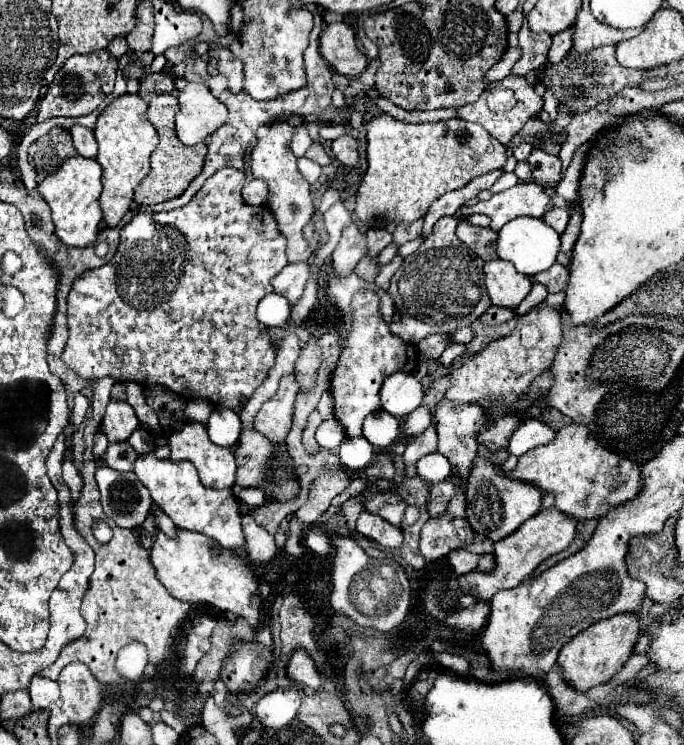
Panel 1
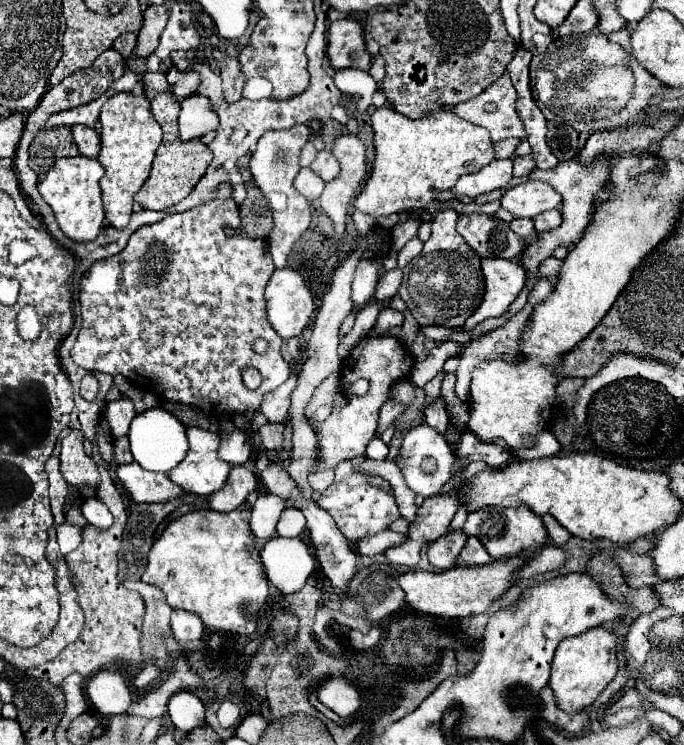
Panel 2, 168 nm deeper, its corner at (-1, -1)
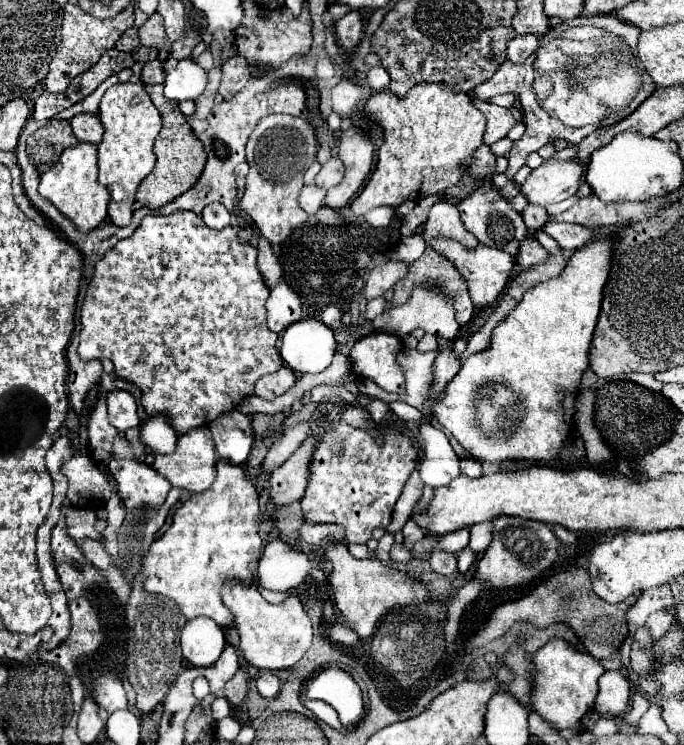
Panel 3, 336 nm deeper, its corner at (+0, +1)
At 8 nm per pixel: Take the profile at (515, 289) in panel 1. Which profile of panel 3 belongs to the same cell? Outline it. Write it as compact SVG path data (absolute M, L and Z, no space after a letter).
M436 238L432 242L432 246L442 252L446 258L450 258L458 270L466 276L468 280L468 290L470 290L470 298L474 302L476 308L484 308L484 306L492 306L500 294L504 292L504 288L510 282L512 270L514 270L514 256L498 250L498 248L488 248L488 246L478 246L474 250L466 250L460 244L456 244L454 240L446 240L446 238Z

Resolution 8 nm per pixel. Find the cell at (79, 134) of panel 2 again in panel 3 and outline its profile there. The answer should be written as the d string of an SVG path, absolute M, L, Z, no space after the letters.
M78 114L70 120L70 126L74 130L74 136L80 142L90 142L90 144L100 144L104 128L100 124L100 118L96 114Z

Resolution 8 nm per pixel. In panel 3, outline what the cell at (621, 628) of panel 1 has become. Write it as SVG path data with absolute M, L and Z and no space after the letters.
M550 638L536 654L538 678L534 680L534 710L556 728L574 728L578 720L594 710L598 694L598 678L606 672L600 660L594 660L586 650L576 650L564 638Z

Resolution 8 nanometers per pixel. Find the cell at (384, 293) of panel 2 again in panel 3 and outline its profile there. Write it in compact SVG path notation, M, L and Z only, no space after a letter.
M382 296L372 298L372 300L368 302L368 306L366 306L366 318L368 318L368 320L374 320L378 314L384 312L384 308L386 308L386 300L384 300Z

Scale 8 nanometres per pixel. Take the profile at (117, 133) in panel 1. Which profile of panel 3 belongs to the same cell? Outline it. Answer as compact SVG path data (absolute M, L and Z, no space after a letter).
M114 84L106 90L100 102L98 118L104 126L104 138L98 144L98 182L106 186L110 194L108 216L116 226L128 226L132 218L134 194L140 182L154 168L154 140L162 128L158 110L154 108L144 84Z

